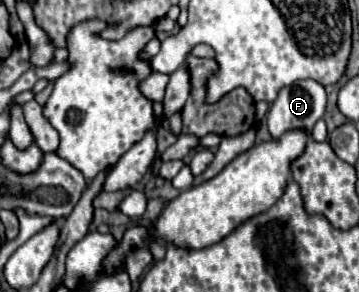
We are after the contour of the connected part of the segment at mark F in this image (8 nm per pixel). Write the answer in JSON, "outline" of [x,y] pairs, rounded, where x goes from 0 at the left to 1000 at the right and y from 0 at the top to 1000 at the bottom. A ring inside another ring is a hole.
{"outline":[[[833,274],[788,301],[744,390],[744,432],[760,479],[805,445],[866,452],[872,425],[900,404],[911,363],[905,301],[877,274]]]}

